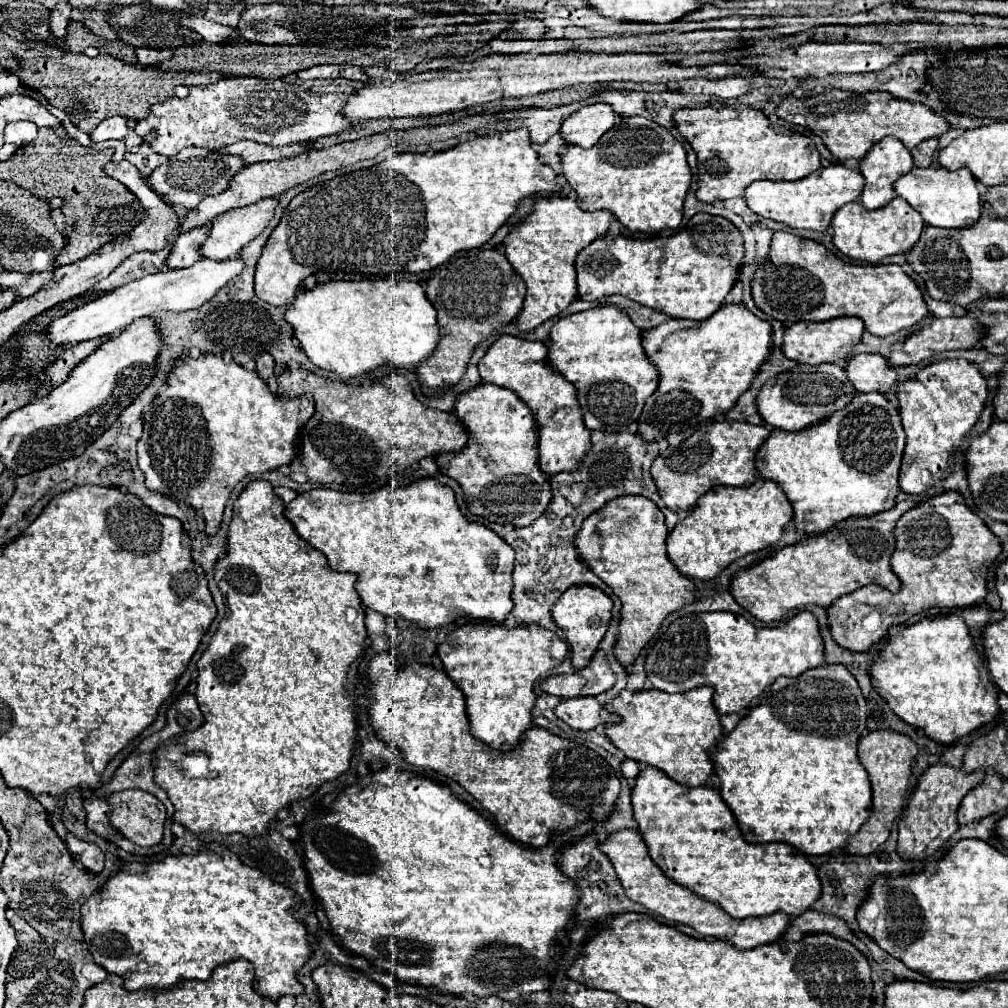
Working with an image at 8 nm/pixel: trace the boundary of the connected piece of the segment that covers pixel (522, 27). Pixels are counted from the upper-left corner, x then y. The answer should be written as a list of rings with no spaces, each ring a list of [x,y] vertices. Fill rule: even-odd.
[[[523,18],[505,31],[506,39],[536,40],[546,33],[544,22],[531,18]]]

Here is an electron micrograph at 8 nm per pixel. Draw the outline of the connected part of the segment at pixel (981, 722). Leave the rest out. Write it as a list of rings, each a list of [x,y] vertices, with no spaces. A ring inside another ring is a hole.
[[[941,616],[923,618],[913,626],[895,632],[879,656],[869,666],[869,676],[873,688],[885,698],[889,708],[907,724],[921,728],[931,740],[941,744],[953,744],[955,740],[979,730],[999,714],[997,688],[991,676],[975,652],[973,638],[961,616]]]

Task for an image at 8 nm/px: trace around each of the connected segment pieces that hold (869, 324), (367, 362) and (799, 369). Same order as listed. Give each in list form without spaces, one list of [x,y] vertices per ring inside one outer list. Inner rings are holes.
[[[775,232],[771,238],[769,254],[767,260],[755,270],[753,280],[751,280],[751,292],[753,300],[759,310],[763,310],[767,316],[783,322],[783,324],[793,324],[793,322],[825,322],[841,316],[857,316],[865,322],[865,328],[875,334],[875,336],[889,336],[895,334],[903,328],[909,328],[917,322],[921,322],[929,310],[923,300],[921,290],[917,284],[901,270],[901,266],[891,264],[869,264],[869,266],[859,266],[859,264],[849,264],[831,254],[821,242],[807,240],[801,236],[795,236],[791,232]]]
[[[331,280],[325,284],[317,284],[311,290],[303,288],[297,294],[295,302],[287,308],[285,320],[293,326],[295,338],[301,342],[301,348],[307,352],[309,360],[317,368],[335,372],[339,378],[355,378],[383,364],[419,364],[433,352],[433,346],[437,346],[439,340],[435,308],[429,304],[421,284],[409,280]]]
[[[797,364],[793,370],[783,372],[763,384],[757,394],[757,412],[771,428],[781,428],[785,432],[797,432],[827,420],[835,410],[847,406],[853,400],[855,388],[845,380],[845,370],[837,364]]]

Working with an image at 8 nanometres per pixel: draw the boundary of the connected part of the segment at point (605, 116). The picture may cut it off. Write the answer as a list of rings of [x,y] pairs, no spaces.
[[[591,104],[573,112],[561,126],[561,136],[567,144],[577,144],[581,148],[591,148],[605,134],[605,130],[613,128],[615,112],[609,104]]]

